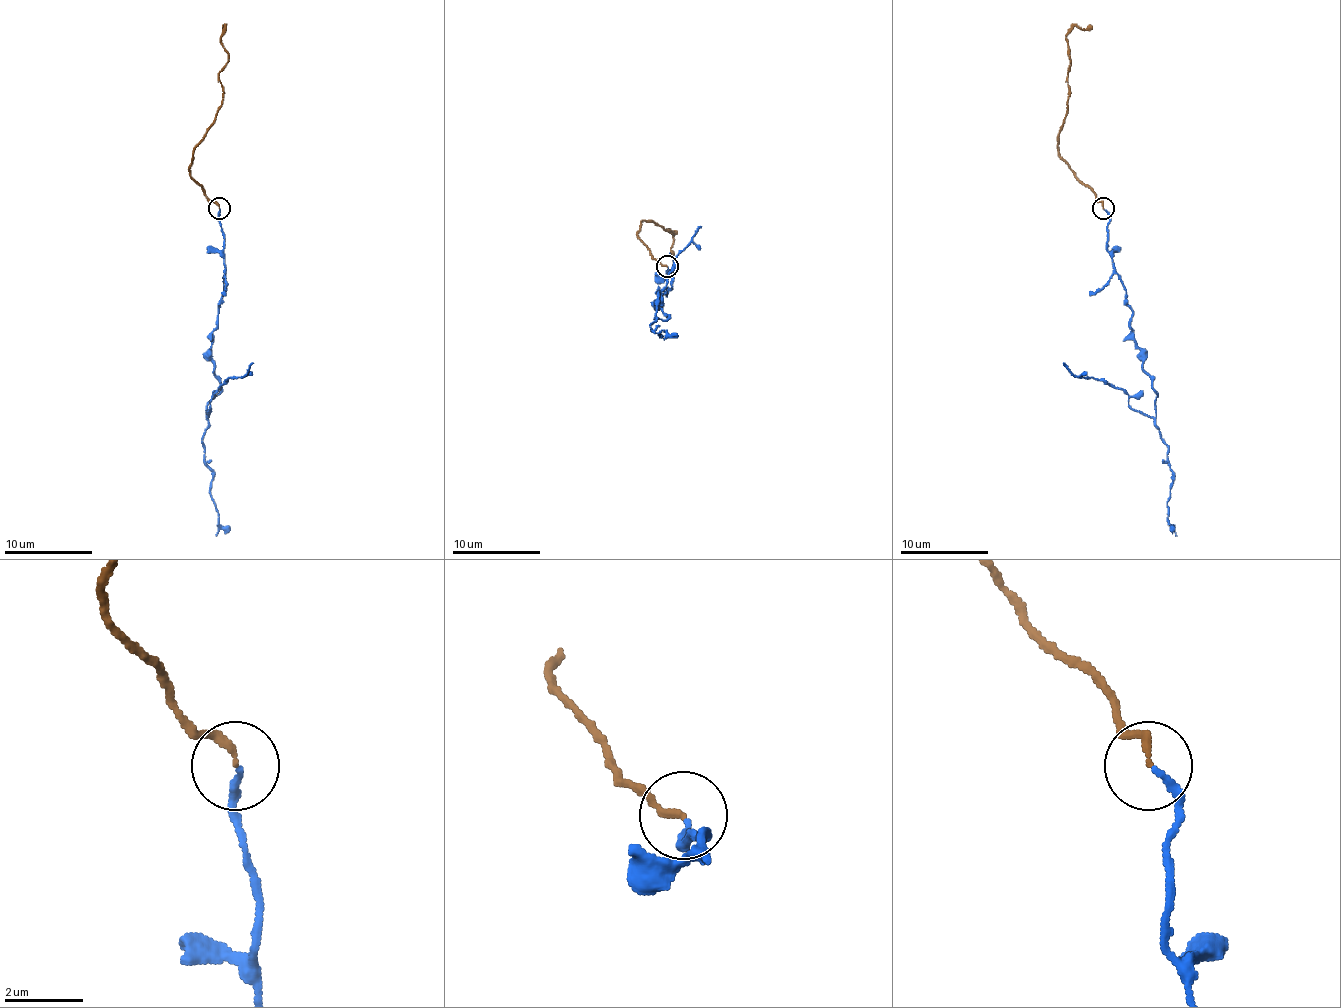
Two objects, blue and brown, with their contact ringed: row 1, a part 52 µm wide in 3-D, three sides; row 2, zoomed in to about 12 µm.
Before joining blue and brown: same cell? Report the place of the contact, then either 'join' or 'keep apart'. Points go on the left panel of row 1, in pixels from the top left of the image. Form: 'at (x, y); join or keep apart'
at (219, 208); join

